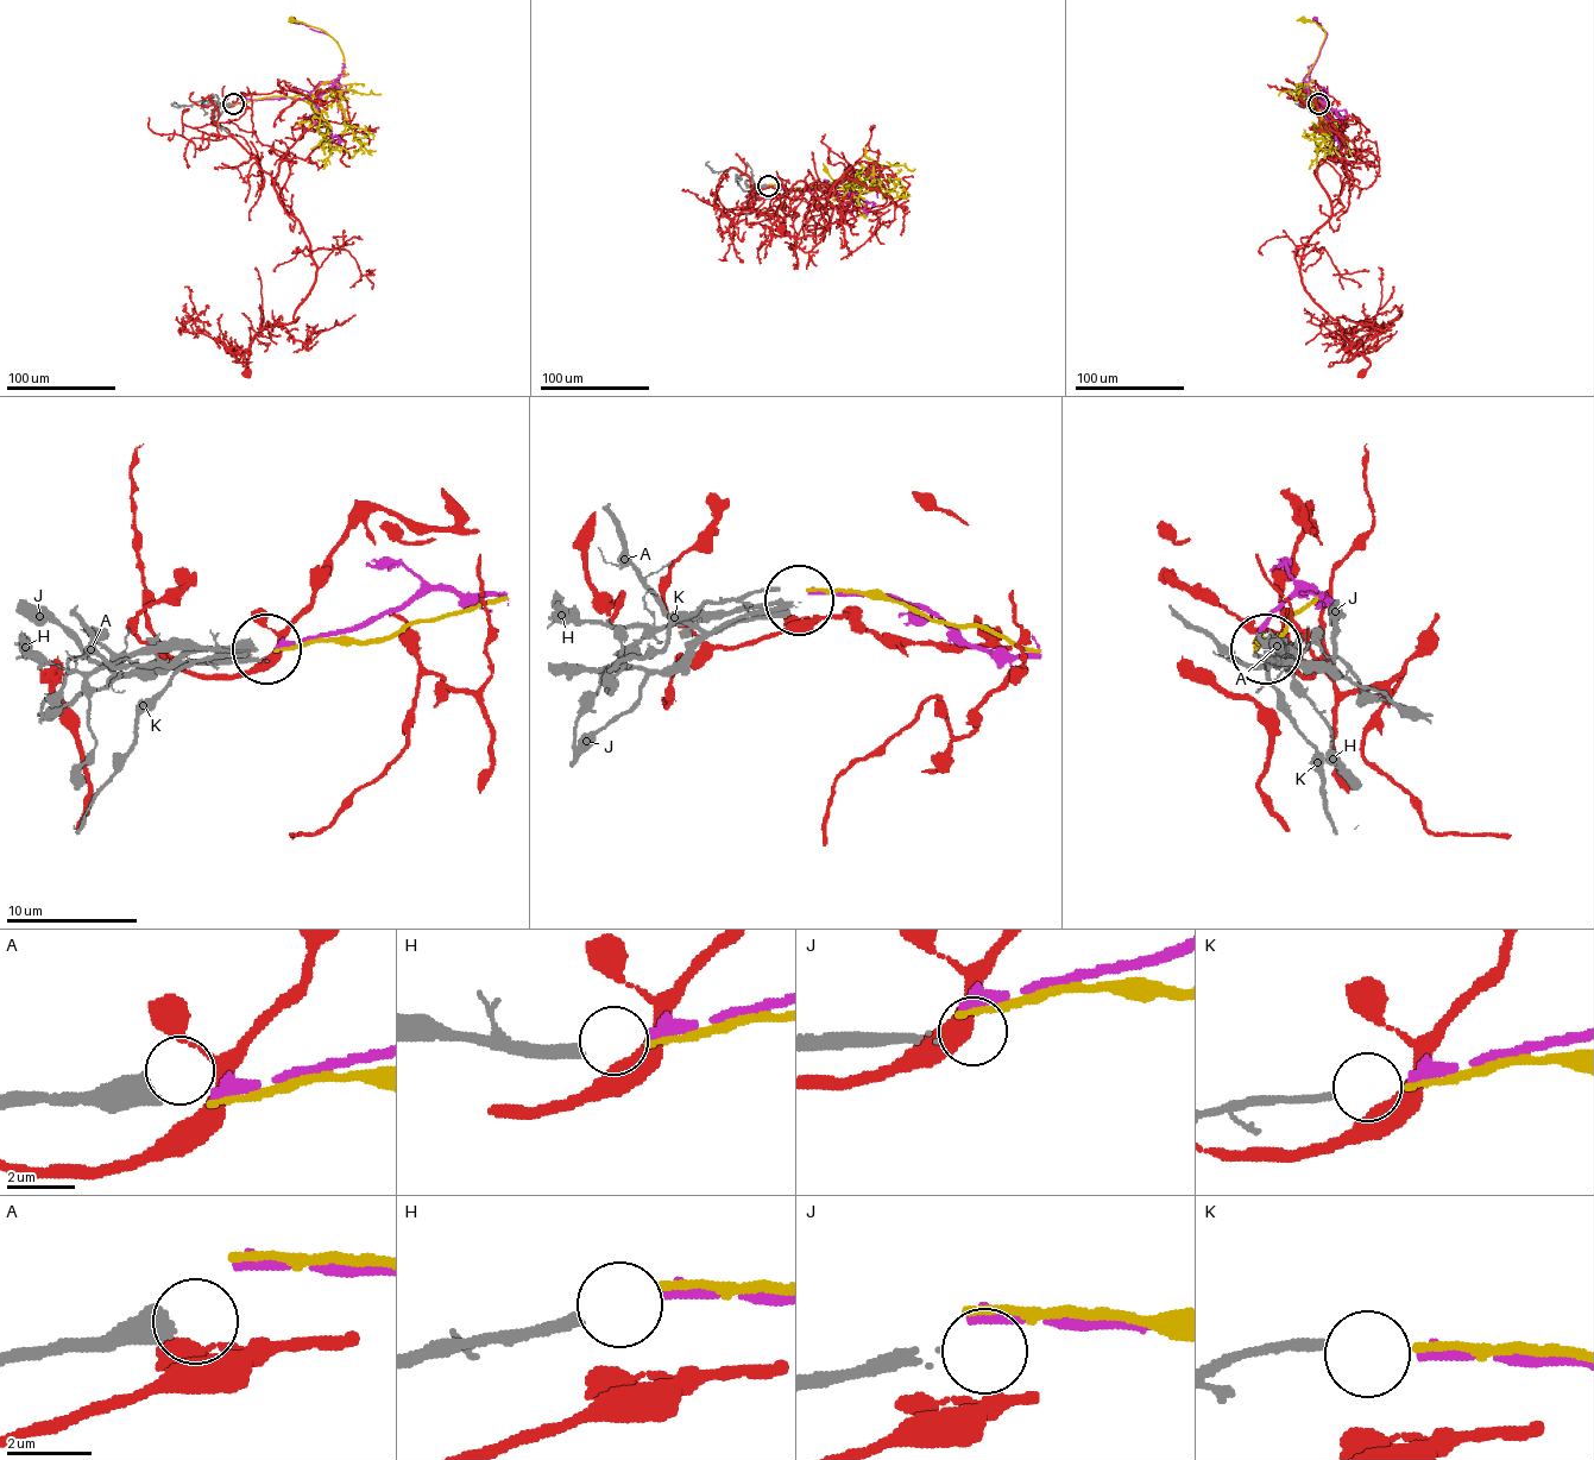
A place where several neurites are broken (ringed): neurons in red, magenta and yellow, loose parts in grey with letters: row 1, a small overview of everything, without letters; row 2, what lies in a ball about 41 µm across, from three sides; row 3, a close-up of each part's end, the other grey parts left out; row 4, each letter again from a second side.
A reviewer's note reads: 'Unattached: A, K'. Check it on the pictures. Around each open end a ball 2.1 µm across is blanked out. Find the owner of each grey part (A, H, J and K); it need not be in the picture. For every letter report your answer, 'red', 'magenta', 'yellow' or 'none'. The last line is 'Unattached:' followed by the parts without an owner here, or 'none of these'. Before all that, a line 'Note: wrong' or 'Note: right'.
Note: wrong
A: none
H: magenta
J: none
K: yellow
Unattached: A, J

